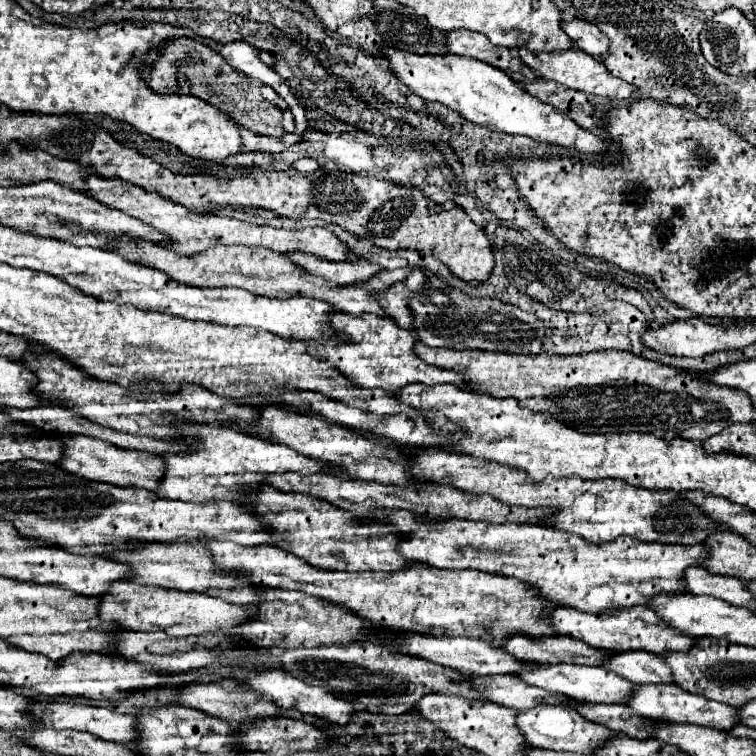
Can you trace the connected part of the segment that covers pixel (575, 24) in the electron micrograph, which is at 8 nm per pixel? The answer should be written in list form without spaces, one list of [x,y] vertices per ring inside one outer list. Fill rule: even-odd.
[[[570,20],[562,22],[564,32],[574,40],[574,44],[584,50],[586,54],[604,60],[610,54],[610,40],[604,32],[600,32],[598,26],[586,22],[586,20]]]

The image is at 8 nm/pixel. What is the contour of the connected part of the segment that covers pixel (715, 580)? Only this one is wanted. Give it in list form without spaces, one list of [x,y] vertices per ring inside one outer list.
[[[690,566],[684,570],[684,588],[690,594],[708,594],[726,600],[734,606],[752,610],[752,596],[744,594],[744,582],[732,576],[718,576],[702,566]]]

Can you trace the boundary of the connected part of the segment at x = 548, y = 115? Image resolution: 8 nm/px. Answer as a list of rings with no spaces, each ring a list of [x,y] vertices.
[[[384,50],[384,56],[392,64],[392,72],[408,84],[418,96],[430,102],[440,102],[450,110],[456,110],[462,118],[480,124],[490,130],[528,136],[536,142],[558,144],[582,154],[600,154],[608,150],[604,138],[584,130],[566,112],[540,102],[508,78],[500,68],[488,66],[486,62],[460,58],[460,56],[418,56],[404,50]]]

